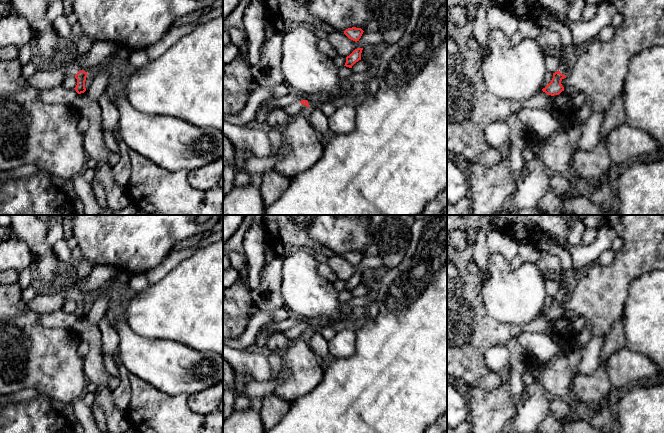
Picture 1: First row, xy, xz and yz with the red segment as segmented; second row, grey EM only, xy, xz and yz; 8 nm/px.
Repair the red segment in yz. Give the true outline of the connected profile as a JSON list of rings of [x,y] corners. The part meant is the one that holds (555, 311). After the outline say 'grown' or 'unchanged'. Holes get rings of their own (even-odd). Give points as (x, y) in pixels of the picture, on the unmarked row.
[[[606,222],[598,230],[595,240],[590,244],[571,246],[566,241],[560,245],[570,253],[573,265],[571,271],[565,275],[559,294],[553,297],[551,306],[542,313],[543,316],[554,320],[564,315],[561,305],[569,298],[572,285],[579,272],[588,269],[605,250],[610,249],[611,243],[616,236],[615,230]]]; grown

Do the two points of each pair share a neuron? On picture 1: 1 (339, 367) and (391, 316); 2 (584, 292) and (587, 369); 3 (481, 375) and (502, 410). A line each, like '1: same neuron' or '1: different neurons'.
1: same neuron
2: different neurons
3: different neurons

